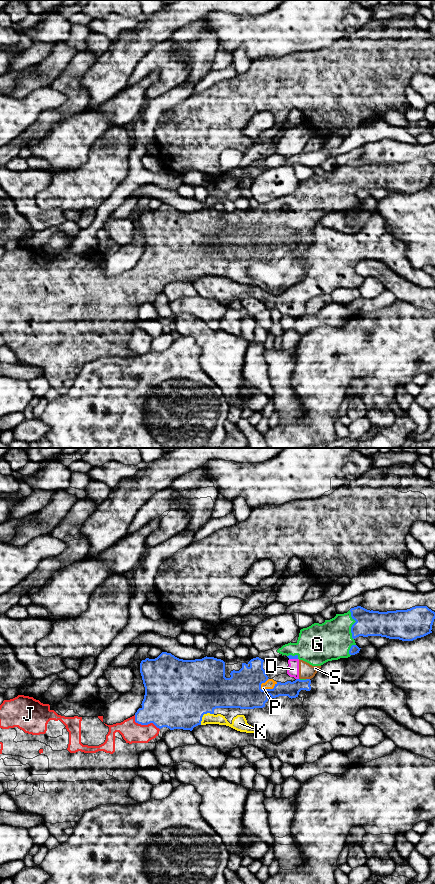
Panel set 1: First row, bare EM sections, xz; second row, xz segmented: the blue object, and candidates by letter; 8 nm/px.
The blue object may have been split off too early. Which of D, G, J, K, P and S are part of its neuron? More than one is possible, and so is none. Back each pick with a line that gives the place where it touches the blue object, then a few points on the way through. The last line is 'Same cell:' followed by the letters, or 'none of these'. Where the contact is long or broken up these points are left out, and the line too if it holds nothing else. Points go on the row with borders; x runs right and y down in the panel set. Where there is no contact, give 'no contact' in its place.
D: xz (297, 679)
G: xz (352, 625)
J: xz (144, 724)
K: xz (203, 714)
P: xz (269, 689)
S: xz (308, 679)
Same cell: D, G, J, K, P, S

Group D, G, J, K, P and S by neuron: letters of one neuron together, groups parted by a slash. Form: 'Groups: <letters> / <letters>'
Groups: D G J K P S

